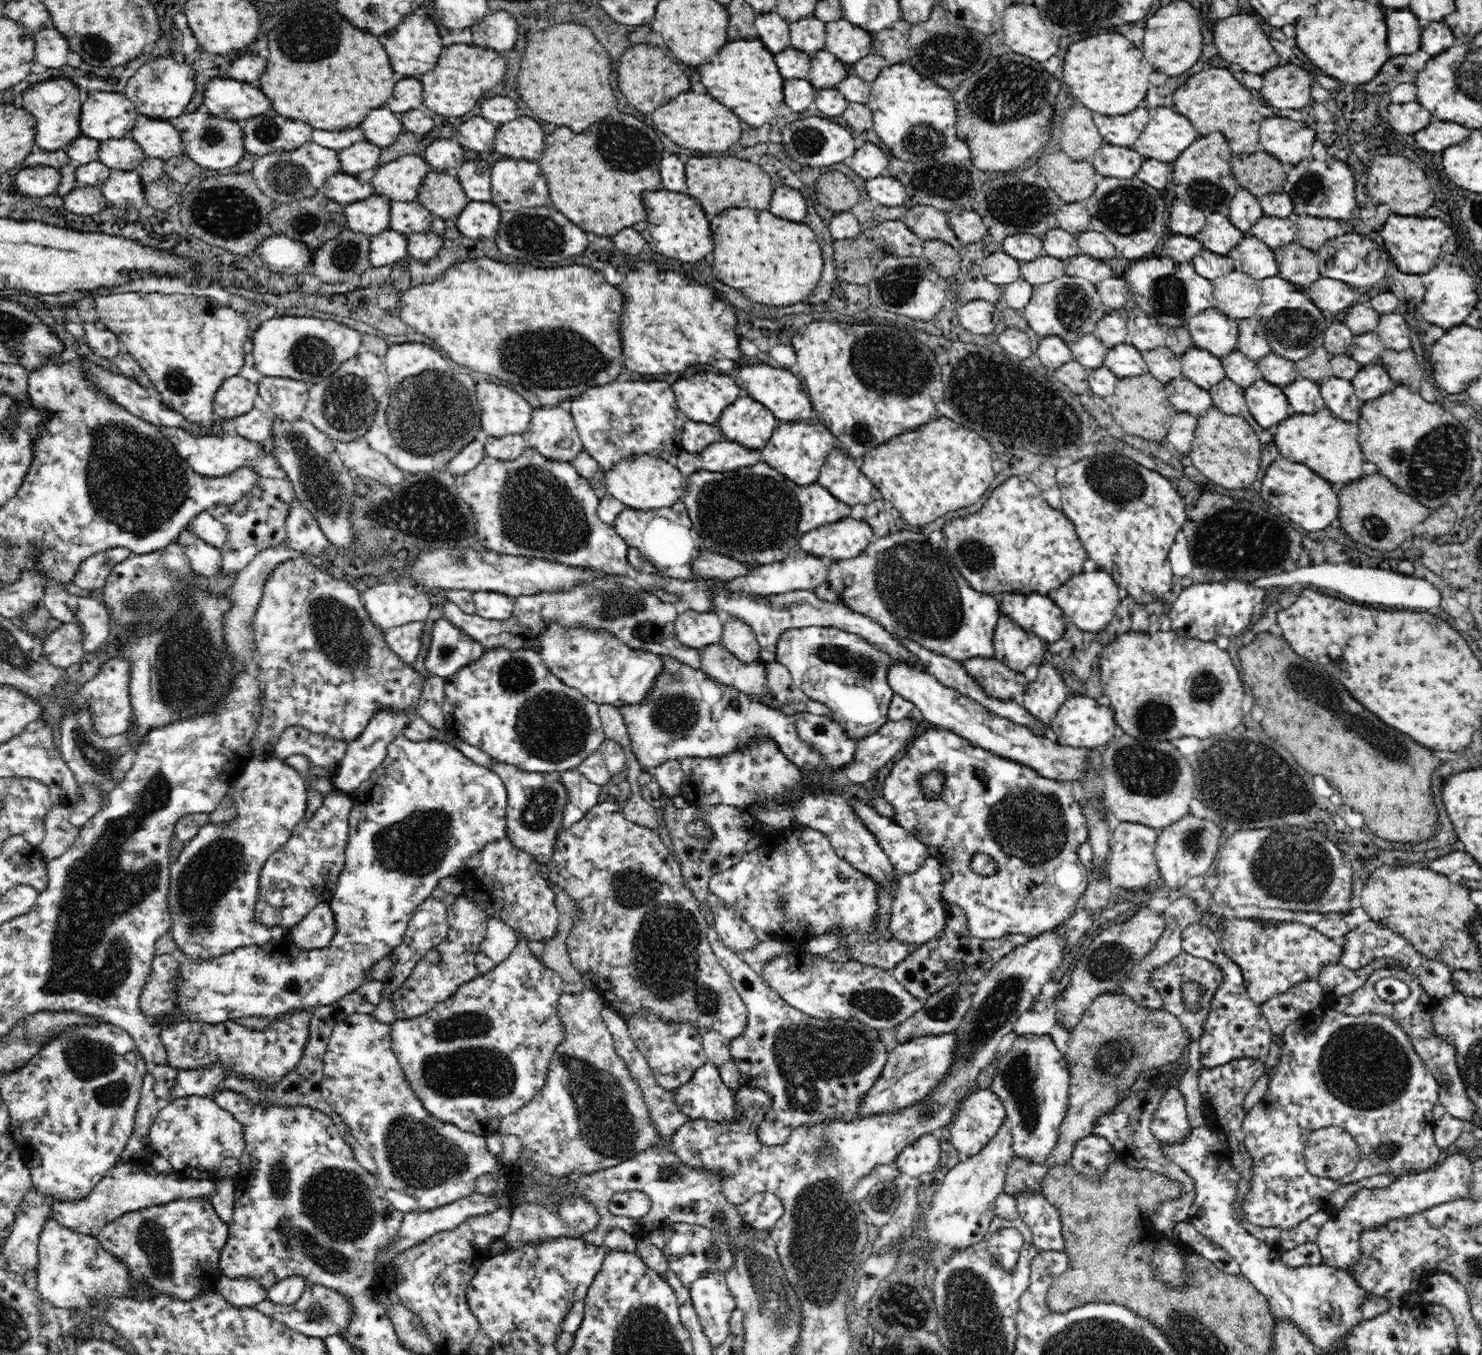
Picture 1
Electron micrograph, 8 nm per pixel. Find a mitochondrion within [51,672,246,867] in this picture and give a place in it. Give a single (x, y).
(103, 759)

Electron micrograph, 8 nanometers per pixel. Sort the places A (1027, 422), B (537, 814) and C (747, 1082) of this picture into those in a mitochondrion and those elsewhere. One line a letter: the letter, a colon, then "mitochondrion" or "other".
A: mitochondrion
B: mitochondrion
C: other

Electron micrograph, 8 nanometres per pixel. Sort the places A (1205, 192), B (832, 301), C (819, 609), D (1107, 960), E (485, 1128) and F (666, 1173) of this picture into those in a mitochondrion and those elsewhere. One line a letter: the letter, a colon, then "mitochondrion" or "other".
A: mitochondrion
B: other
C: other
D: mitochondrion
E: other
F: mitochondrion

